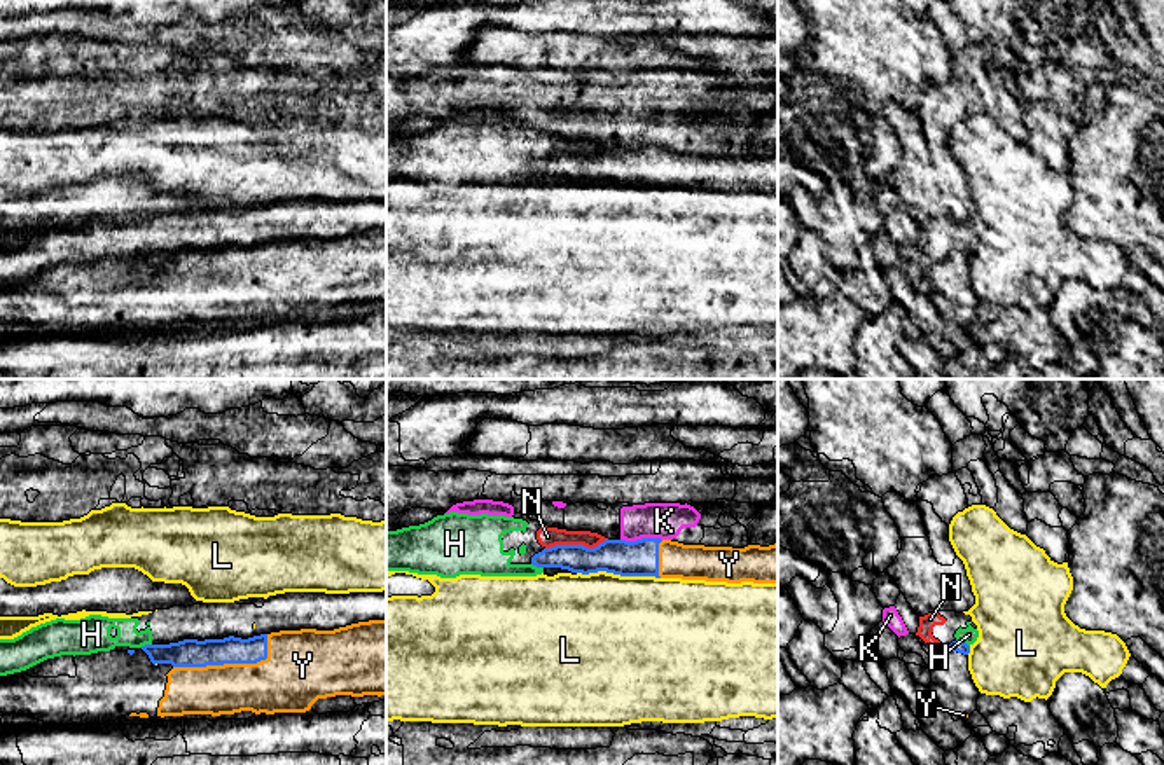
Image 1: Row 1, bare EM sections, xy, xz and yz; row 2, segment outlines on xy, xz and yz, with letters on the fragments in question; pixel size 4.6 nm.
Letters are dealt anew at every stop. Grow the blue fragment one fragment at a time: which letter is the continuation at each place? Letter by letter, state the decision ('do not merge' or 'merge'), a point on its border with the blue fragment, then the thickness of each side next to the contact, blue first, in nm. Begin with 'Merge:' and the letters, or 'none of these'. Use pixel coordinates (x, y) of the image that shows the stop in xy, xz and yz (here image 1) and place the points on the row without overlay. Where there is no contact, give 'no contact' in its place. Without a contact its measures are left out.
Merge: Y
H: do not merge; contact xz (537, 175); calibres 130 and 180 nm
K: do not merge; contact xz (642, 147); calibres 170 and 170 nm
L: do not merge; contact xz (619, 182); calibres 170 and 480 nm
N: do not merge; contact xz (575, 154); calibres 160 and 100 nm
Y: merge; contact xy (231, 271); calibres 130 and 260 nm

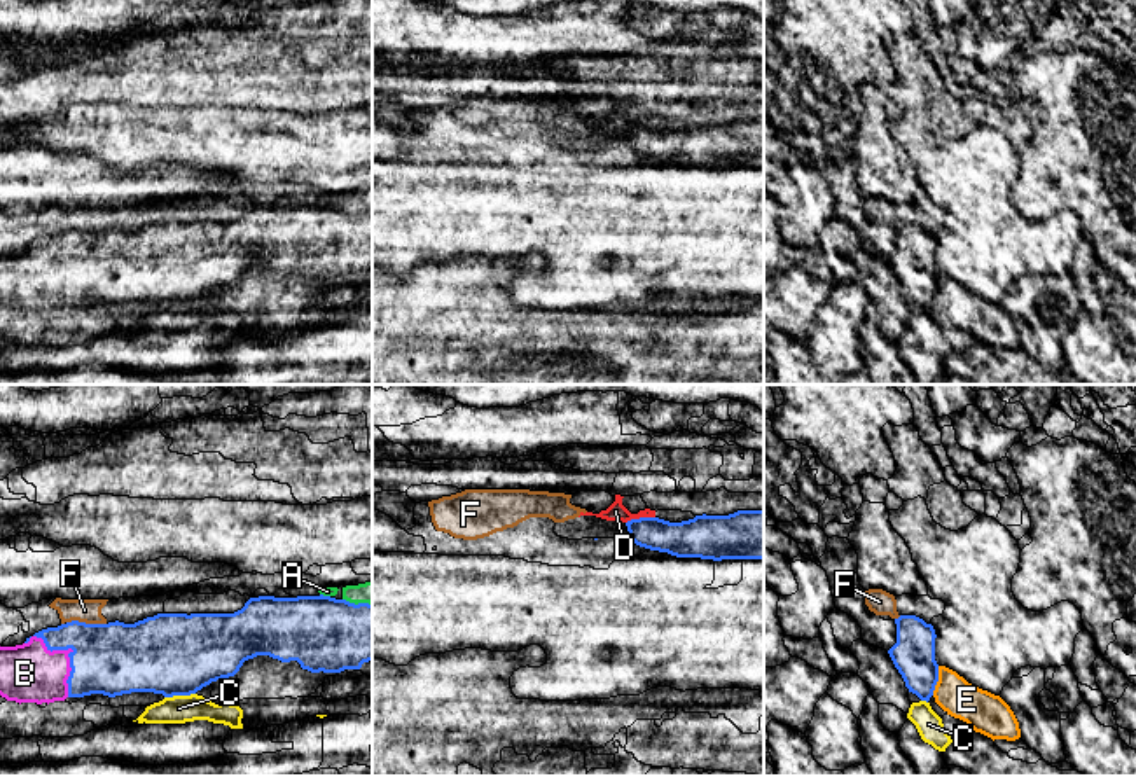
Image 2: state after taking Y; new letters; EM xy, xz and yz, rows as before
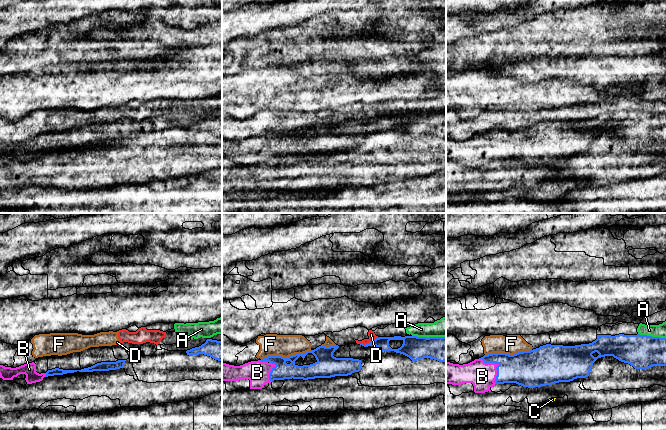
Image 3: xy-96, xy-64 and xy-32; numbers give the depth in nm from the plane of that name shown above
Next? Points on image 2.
Merge: B
A: do not merge; contact xy (359, 212); calibres 340 and 100 nm
B: merge; contact xy (69, 263); calibres 340 and 280 nm
C: do not merge; contact xy (179, 303); calibres 380 and 130 nm
D: do not merge; contact xz (640, 126); calibres 180 and 80 nm
E: do not merge; contact yz (937, 289); calibres 200 and 180 nm
F: do not merge; contact xy (84, 231); calibres 340 and 110 nm

